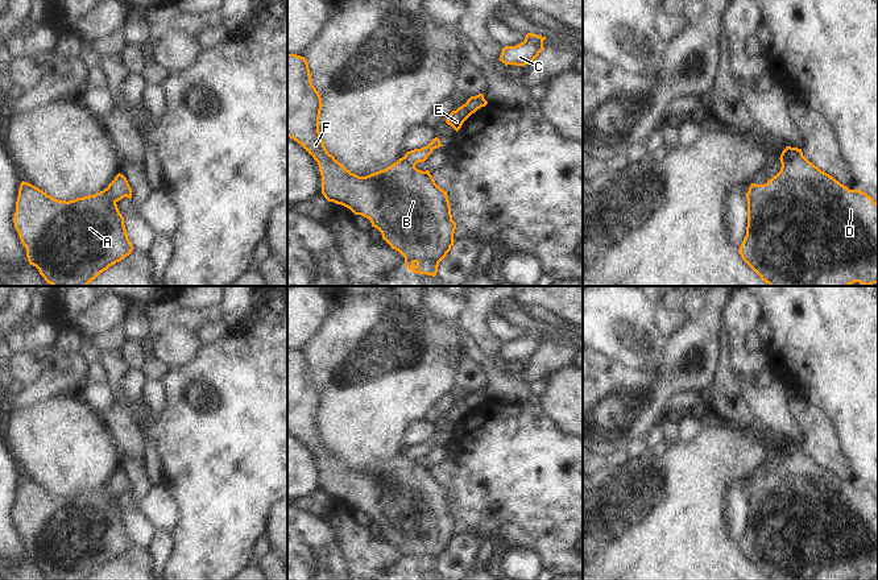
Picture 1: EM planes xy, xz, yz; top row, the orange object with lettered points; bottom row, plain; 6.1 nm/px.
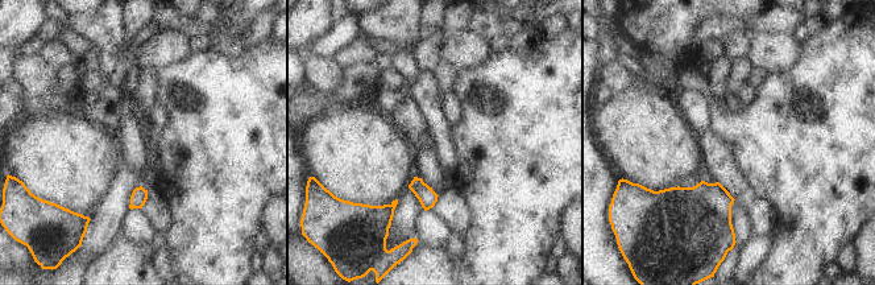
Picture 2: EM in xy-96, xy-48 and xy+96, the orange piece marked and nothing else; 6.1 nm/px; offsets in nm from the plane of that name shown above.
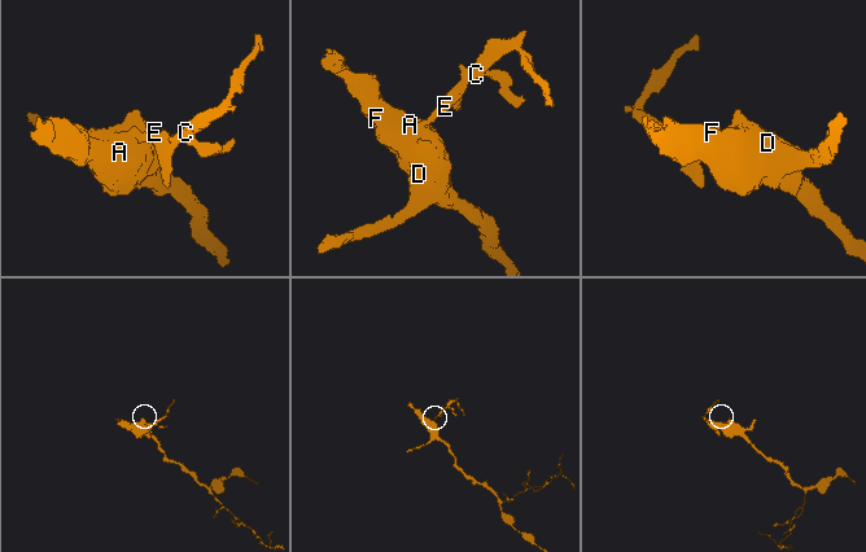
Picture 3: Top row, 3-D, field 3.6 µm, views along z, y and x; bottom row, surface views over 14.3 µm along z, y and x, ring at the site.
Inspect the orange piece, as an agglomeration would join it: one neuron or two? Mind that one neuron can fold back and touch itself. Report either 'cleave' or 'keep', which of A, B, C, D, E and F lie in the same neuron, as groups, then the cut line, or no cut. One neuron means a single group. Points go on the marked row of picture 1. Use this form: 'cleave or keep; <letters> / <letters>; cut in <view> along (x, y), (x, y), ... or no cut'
cleave; A B D F / C E; cut in xy along (107, 187), (115, 202)

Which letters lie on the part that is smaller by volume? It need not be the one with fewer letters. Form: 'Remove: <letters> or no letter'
Remove: C, E

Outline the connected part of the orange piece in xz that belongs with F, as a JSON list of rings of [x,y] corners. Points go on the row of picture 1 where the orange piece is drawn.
[[[287,54],[287,136],[297,141],[319,165],[322,194],[328,202],[349,208],[370,220],[382,239],[405,257],[405,266],[415,274],[435,277],[439,262],[454,245],[456,223],[452,220],[447,191],[440,188],[428,170],[422,171],[399,158],[389,167],[359,177],[330,154],[319,132],[322,98],[312,86],[305,57]]]

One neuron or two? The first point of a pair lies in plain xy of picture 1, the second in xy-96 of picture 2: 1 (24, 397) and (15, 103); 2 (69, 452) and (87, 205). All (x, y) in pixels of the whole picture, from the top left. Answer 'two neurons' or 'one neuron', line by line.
1: one neuron
2: one neuron

